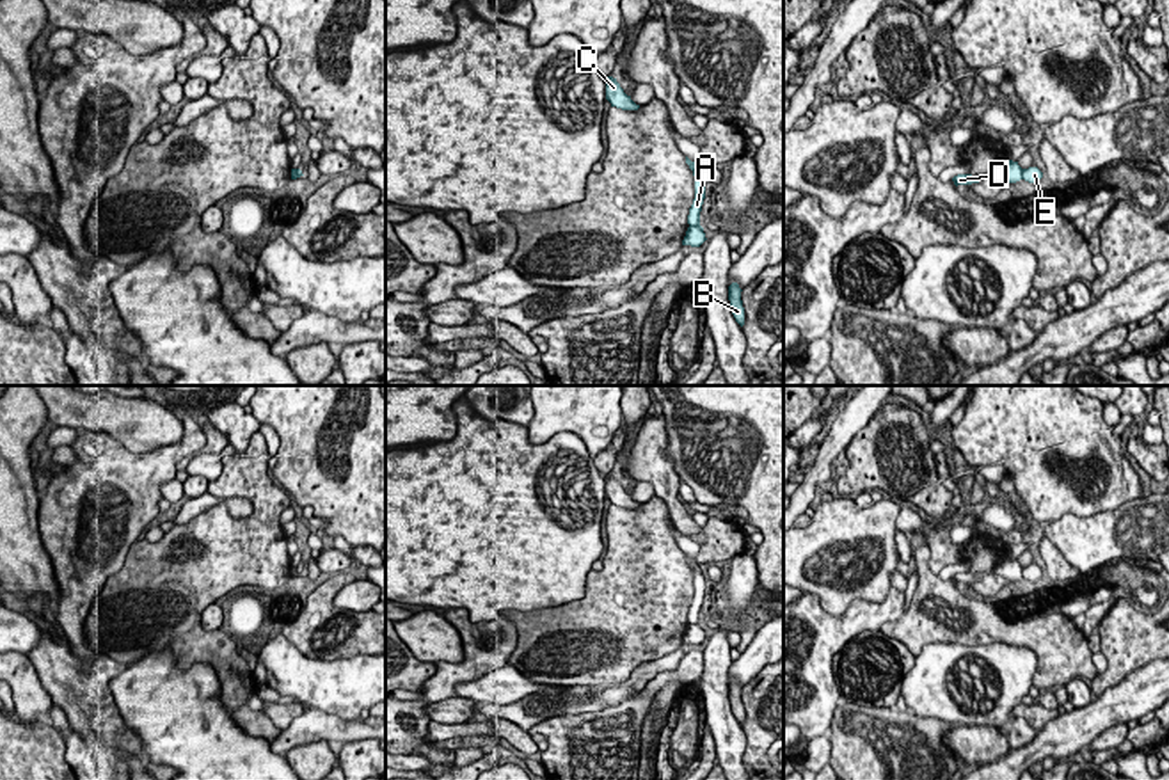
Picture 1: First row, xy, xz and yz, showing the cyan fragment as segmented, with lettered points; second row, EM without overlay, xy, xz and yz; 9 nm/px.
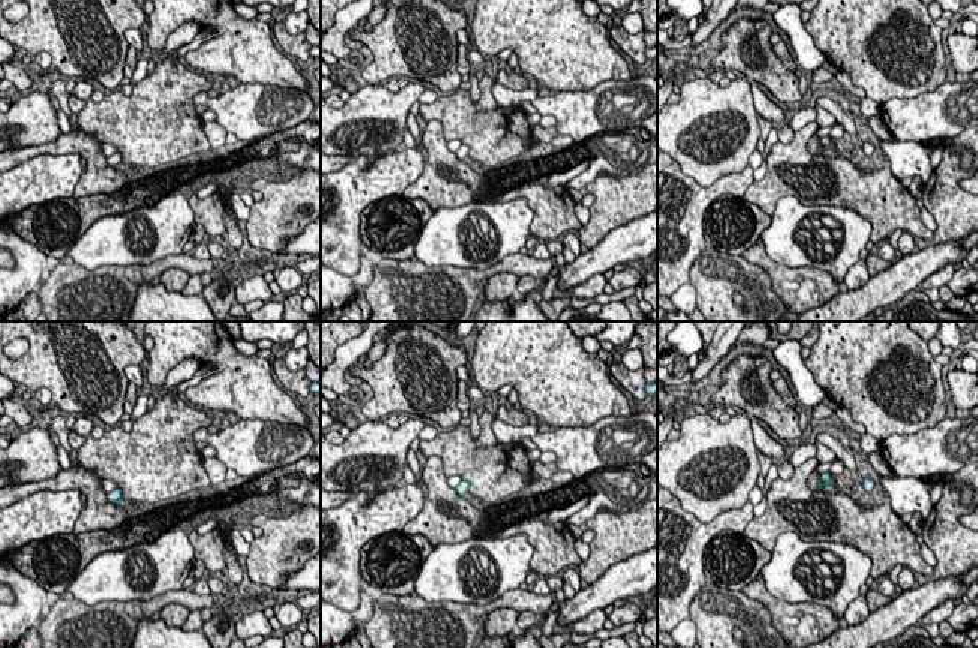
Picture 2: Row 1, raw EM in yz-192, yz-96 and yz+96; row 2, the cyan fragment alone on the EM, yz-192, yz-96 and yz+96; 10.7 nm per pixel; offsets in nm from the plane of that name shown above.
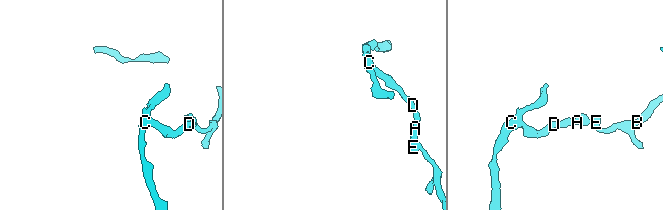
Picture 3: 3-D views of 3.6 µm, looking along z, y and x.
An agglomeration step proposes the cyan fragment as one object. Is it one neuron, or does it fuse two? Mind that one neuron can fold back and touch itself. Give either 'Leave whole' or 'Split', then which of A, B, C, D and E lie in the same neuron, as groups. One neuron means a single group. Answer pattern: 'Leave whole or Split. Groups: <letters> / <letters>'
Split. Groups: A C D / B E

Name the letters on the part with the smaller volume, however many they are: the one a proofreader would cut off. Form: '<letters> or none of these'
B, E

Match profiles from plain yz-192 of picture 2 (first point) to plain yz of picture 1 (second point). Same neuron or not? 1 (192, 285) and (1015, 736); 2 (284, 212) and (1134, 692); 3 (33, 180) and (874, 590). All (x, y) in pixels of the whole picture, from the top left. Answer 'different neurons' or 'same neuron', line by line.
1: same neuron
2: different neurons
3: different neurons

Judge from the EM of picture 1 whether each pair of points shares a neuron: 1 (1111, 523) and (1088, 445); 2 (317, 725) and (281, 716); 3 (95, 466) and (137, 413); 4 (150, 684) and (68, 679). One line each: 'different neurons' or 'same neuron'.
1: different neurons
2: different neurons
3: different neurons
4: different neurons

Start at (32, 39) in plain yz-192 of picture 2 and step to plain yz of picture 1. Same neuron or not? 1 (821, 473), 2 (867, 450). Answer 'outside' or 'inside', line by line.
1: outside
2: inside

